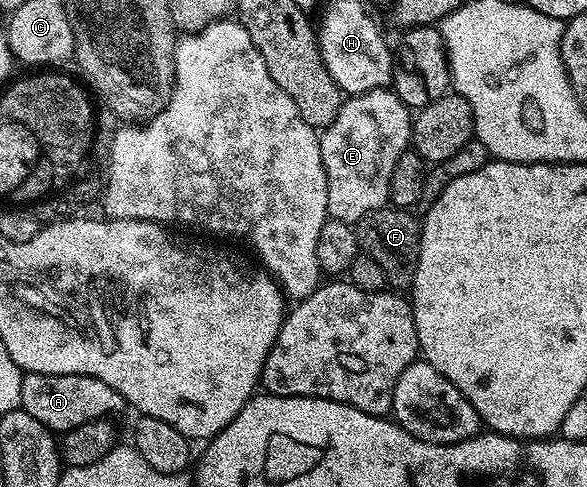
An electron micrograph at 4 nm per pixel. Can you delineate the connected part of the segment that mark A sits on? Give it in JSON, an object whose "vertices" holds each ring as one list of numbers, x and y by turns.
{"vertices":[[34,372,24,373,22,378,20,411,31,414,31,418,35,418,38,422,43,422,43,426,47,426,49,431,54,434,70,432,92,420,116,417,116,412,125,407,124,398,115,390,111,390,111,386,107,386,107,382,99,382,99,378,91,378,83,374,35,374]]}

